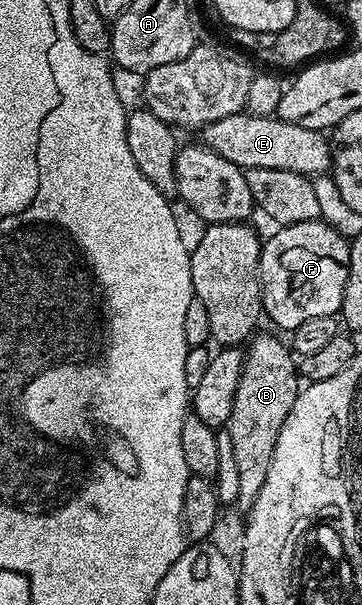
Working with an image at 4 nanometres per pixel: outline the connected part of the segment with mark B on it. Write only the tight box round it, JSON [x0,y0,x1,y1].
[224,331,300,511]

